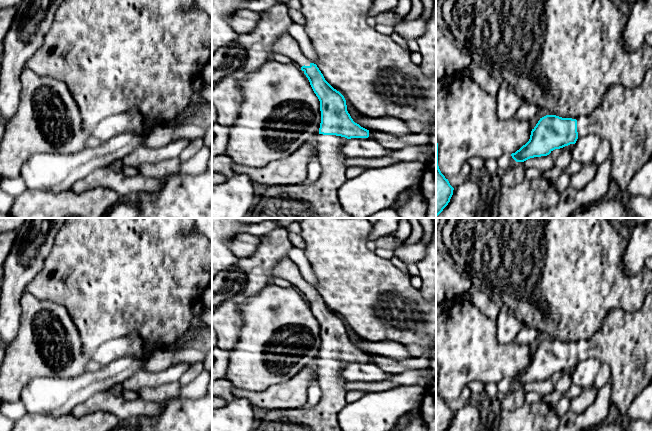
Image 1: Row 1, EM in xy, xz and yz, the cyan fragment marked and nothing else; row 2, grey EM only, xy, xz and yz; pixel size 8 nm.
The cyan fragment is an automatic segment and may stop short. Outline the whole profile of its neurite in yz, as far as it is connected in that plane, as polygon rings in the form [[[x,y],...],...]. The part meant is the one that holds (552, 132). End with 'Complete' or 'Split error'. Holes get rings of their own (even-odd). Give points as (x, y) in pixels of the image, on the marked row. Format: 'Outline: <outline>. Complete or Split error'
Outline: [[[652,67],[646,72],[642,83],[633,88],[621,85],[610,87],[602,99],[601,105],[590,115],[577,119],[562,118],[556,115],[546,115],[538,121],[532,129],[529,141],[511,156],[516,162],[524,162],[530,158],[549,155],[553,150],[570,144],[575,144],[578,138],[595,134],[601,139],[607,139],[611,146],[612,167],[611,179],[626,194],[626,189],[639,169],[652,157]]]. Split error

